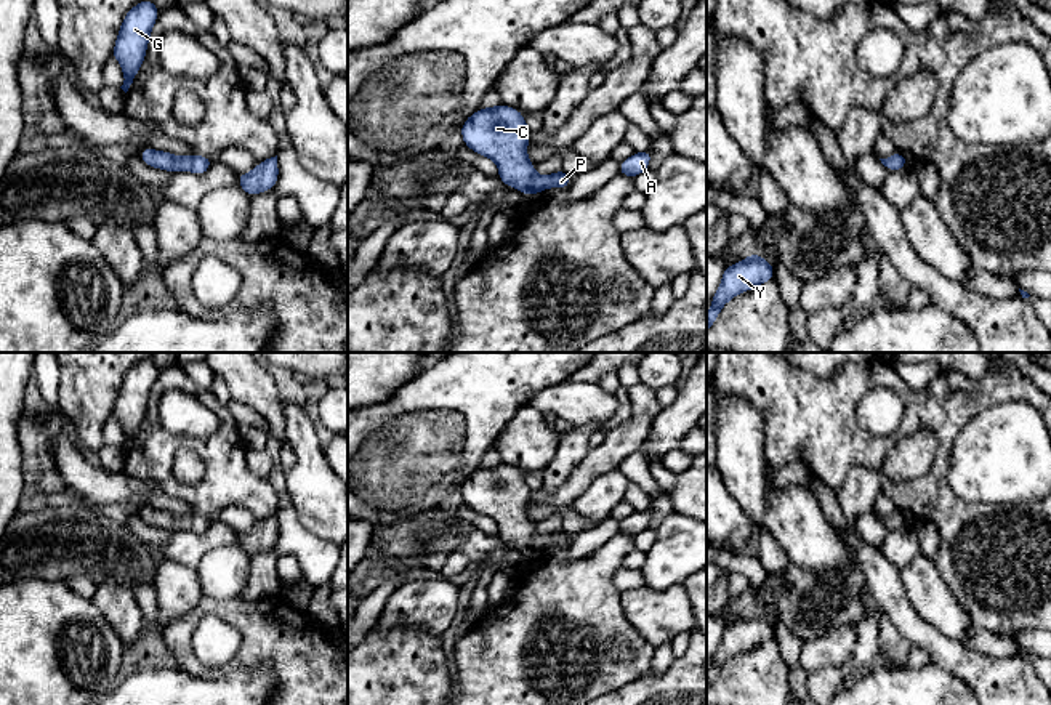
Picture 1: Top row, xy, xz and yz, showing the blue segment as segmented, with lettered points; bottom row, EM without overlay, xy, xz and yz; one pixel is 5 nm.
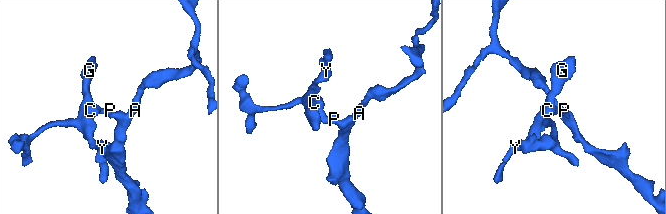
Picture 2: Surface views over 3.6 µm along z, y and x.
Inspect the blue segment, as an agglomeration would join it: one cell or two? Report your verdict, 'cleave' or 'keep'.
keep

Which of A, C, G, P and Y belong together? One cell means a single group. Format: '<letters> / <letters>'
A C G P Y

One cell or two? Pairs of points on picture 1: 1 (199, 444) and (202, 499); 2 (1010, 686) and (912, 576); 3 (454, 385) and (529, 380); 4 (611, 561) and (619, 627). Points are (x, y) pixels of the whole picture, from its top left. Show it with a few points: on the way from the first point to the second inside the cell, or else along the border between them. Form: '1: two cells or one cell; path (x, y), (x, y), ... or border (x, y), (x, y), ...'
1: one cell; path (212, 457), (212, 486)
2: two cells; border (925, 622), (960, 643)
3: one cell; path (473, 385), (510, 385)
4: one cell; path (604, 577), (604, 611)

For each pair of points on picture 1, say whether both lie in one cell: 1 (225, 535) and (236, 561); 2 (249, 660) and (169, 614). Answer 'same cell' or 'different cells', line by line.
1: different cells
2: different cells

